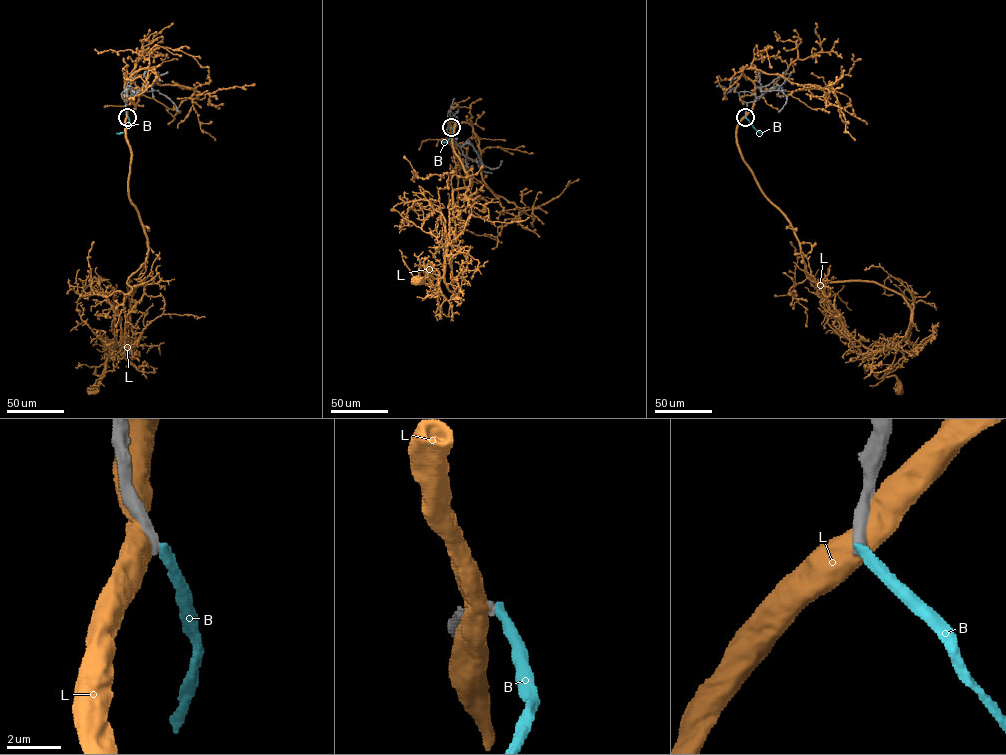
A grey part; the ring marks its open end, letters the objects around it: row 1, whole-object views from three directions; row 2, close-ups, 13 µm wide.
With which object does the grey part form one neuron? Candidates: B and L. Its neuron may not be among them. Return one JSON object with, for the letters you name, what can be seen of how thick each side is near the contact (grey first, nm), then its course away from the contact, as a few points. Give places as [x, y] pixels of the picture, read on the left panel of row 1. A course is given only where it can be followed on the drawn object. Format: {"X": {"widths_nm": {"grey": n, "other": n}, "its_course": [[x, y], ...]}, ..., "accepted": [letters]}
{"accepted": []}

